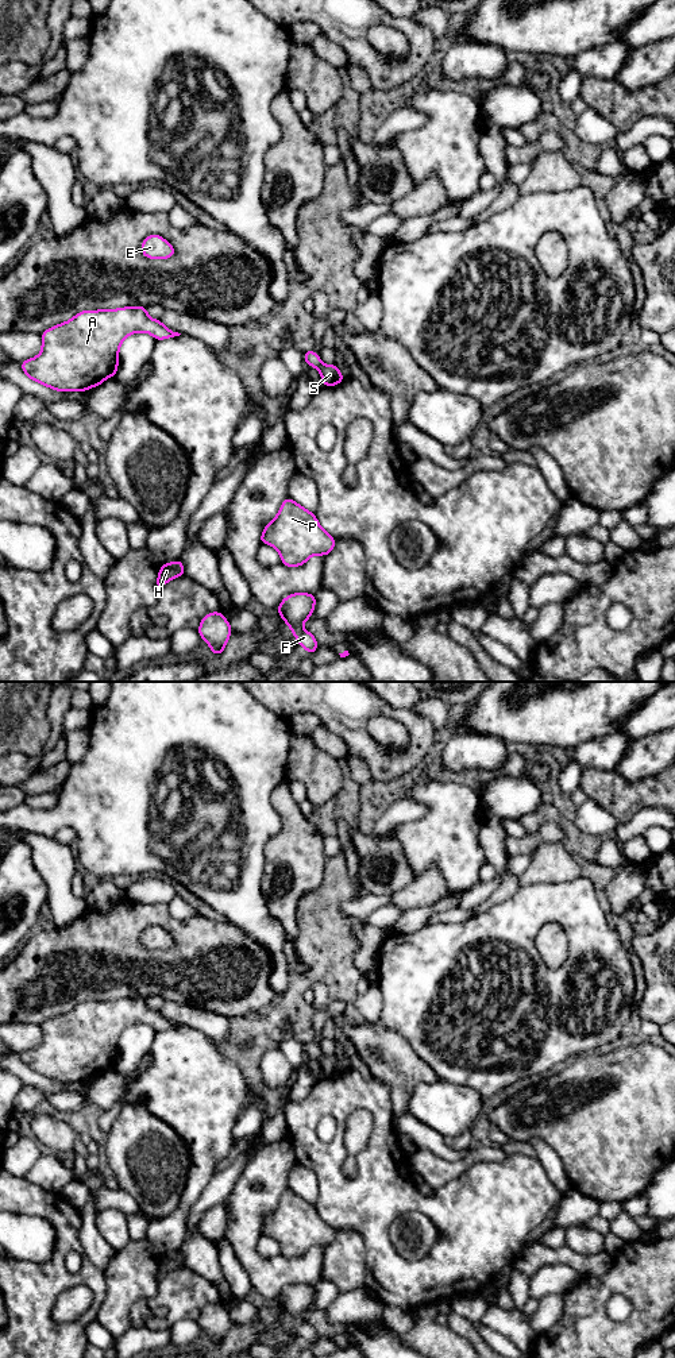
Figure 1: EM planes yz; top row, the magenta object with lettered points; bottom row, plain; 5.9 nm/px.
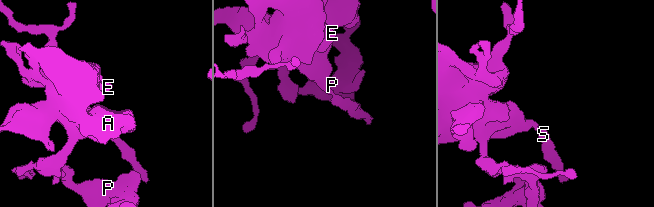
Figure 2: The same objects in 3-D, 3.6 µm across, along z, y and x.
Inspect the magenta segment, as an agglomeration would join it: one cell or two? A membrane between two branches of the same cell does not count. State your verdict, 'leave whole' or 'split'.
leave whole

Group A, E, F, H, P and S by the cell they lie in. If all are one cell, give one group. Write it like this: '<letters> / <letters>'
A E F H P S

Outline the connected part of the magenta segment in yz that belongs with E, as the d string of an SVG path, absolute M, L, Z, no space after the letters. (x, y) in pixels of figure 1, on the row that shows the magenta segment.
M157 234L148 235L142 242L142 254L151 259L166 259L174 256L174 247Z

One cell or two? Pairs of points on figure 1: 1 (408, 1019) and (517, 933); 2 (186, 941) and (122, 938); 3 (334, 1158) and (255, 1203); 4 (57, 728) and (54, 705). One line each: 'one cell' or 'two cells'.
1: one cell
2: one cell
3: two cells
4: one cell

